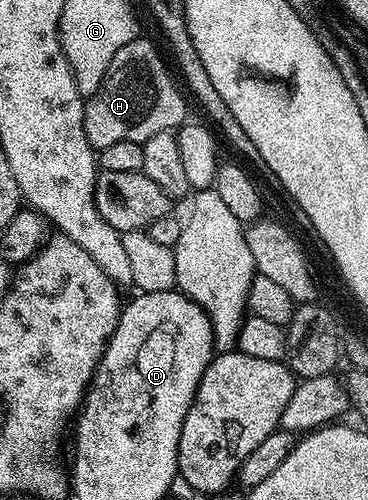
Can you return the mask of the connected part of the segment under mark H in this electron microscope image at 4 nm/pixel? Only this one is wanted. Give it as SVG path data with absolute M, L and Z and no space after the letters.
M138 36L123 44L123 48L115 52L115 60L111 60L111 68L107 68L103 76L103 84L99 84L94 94L88 95L85 104L83 128L94 151L99 152L110 144L119 144L119 140L143 144L159 132L176 131L186 121L187 115L186 95L178 79L174 78L169 75L151 39Z

